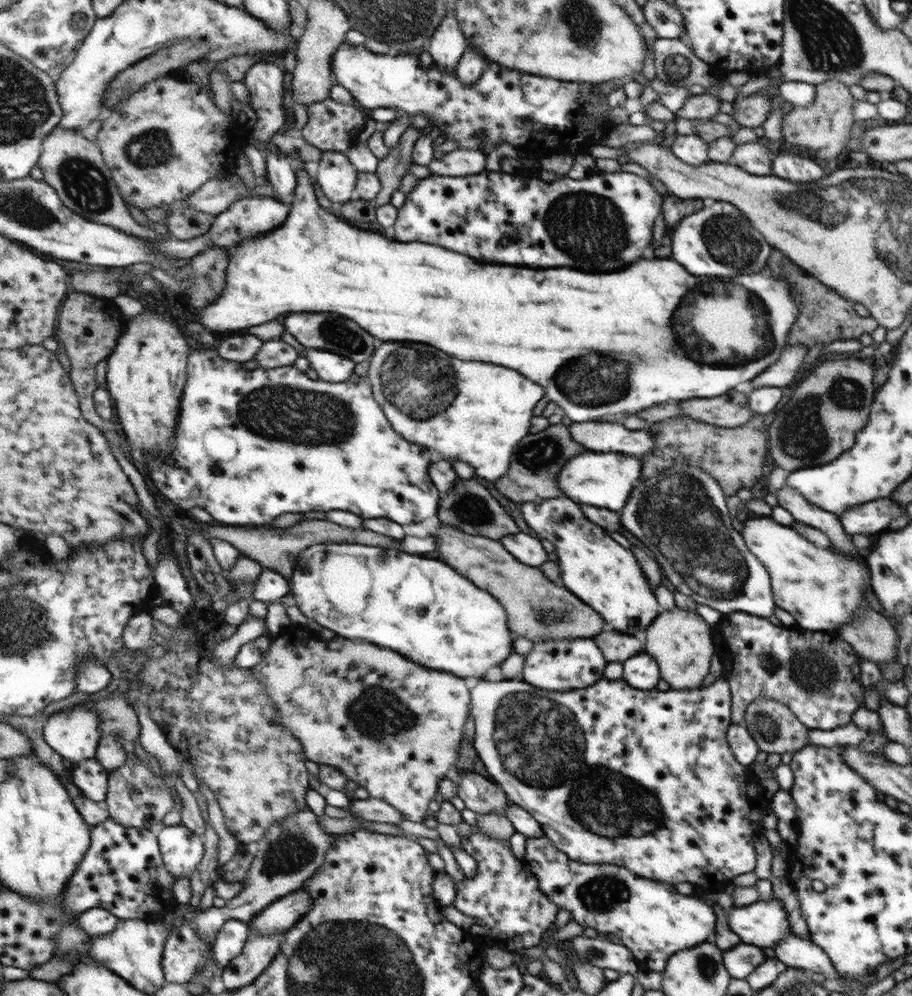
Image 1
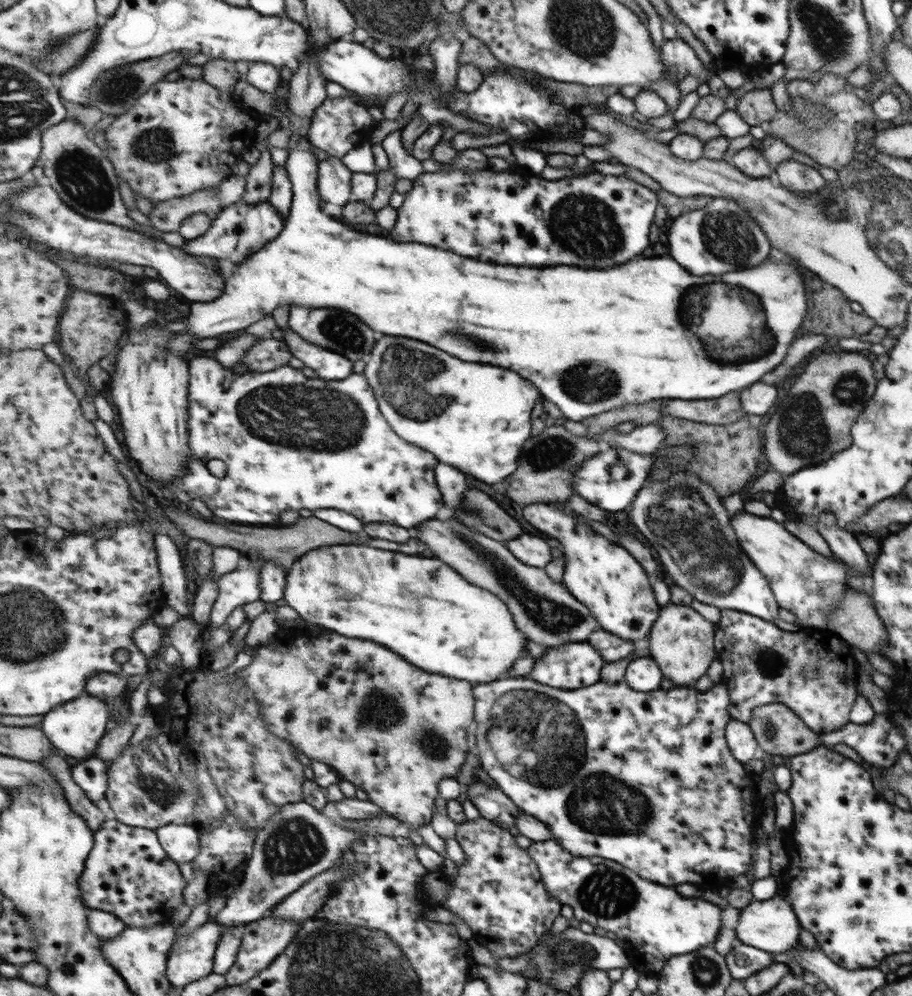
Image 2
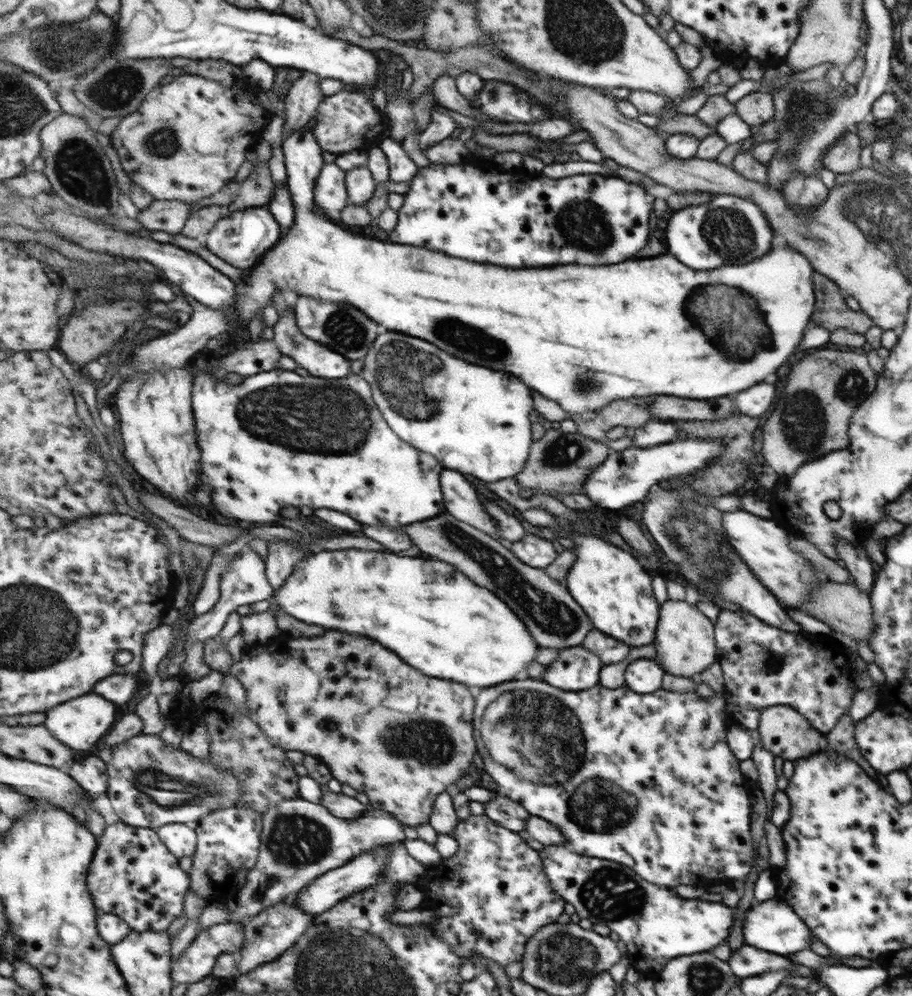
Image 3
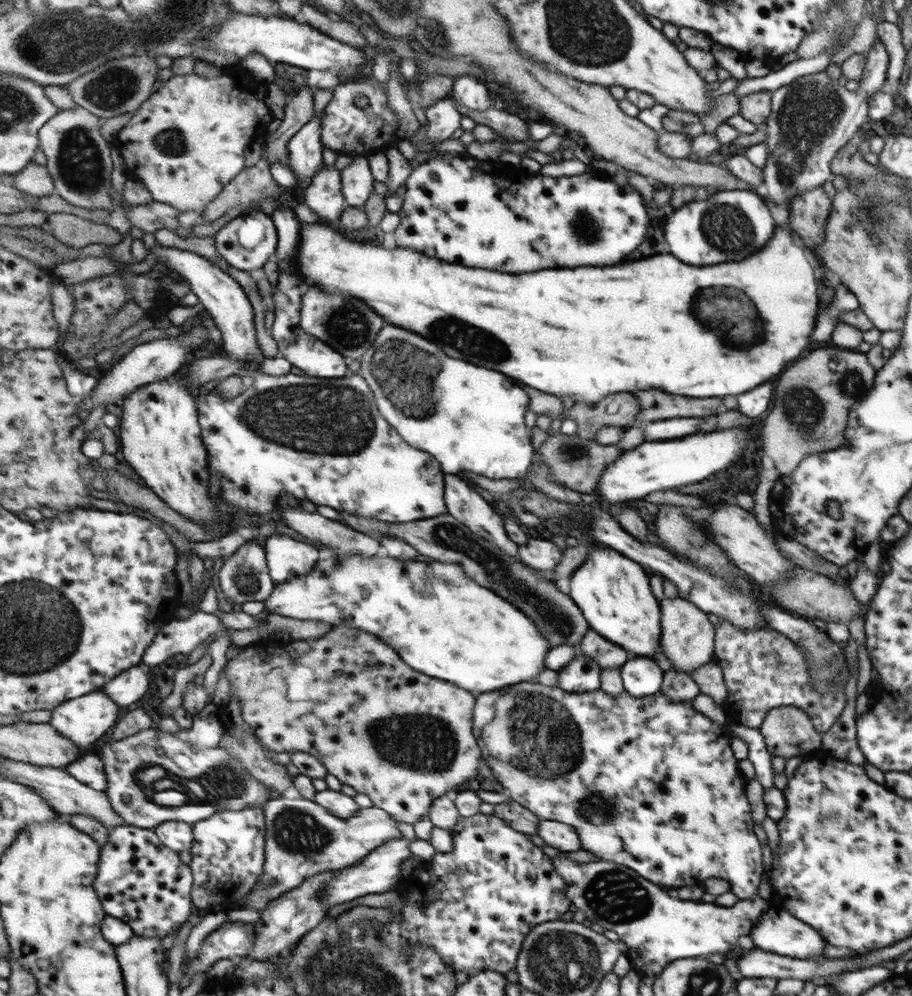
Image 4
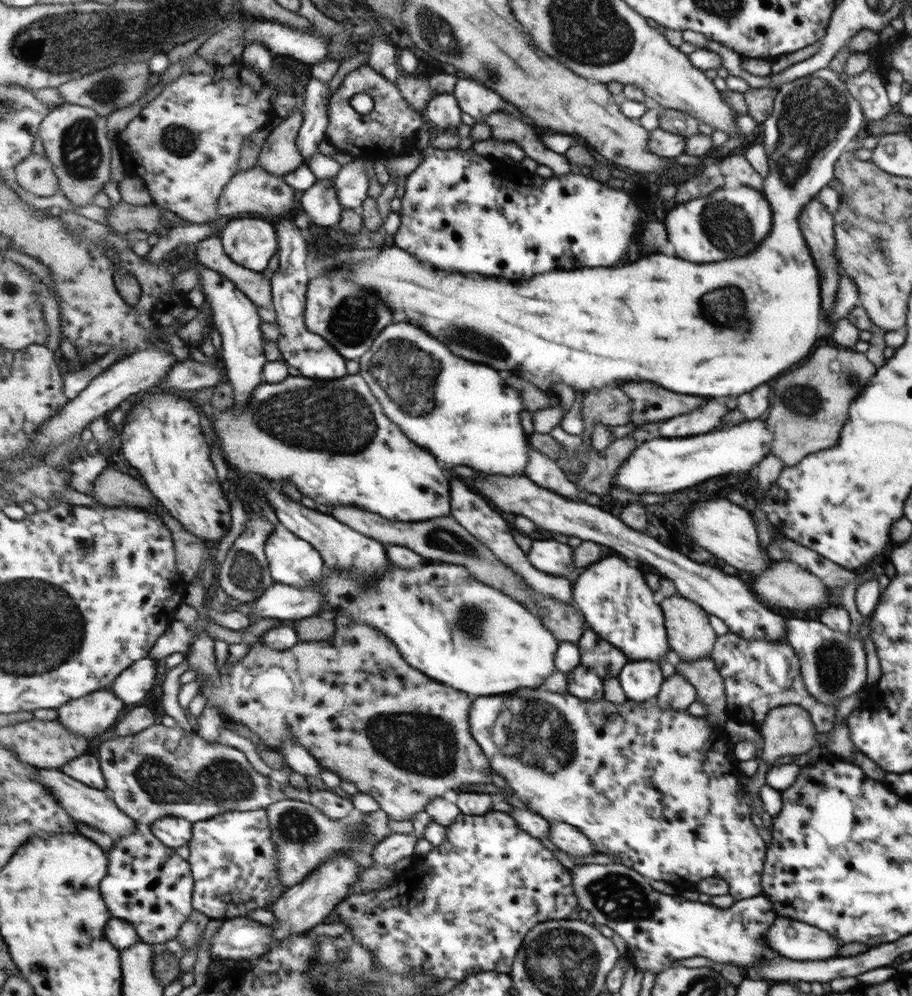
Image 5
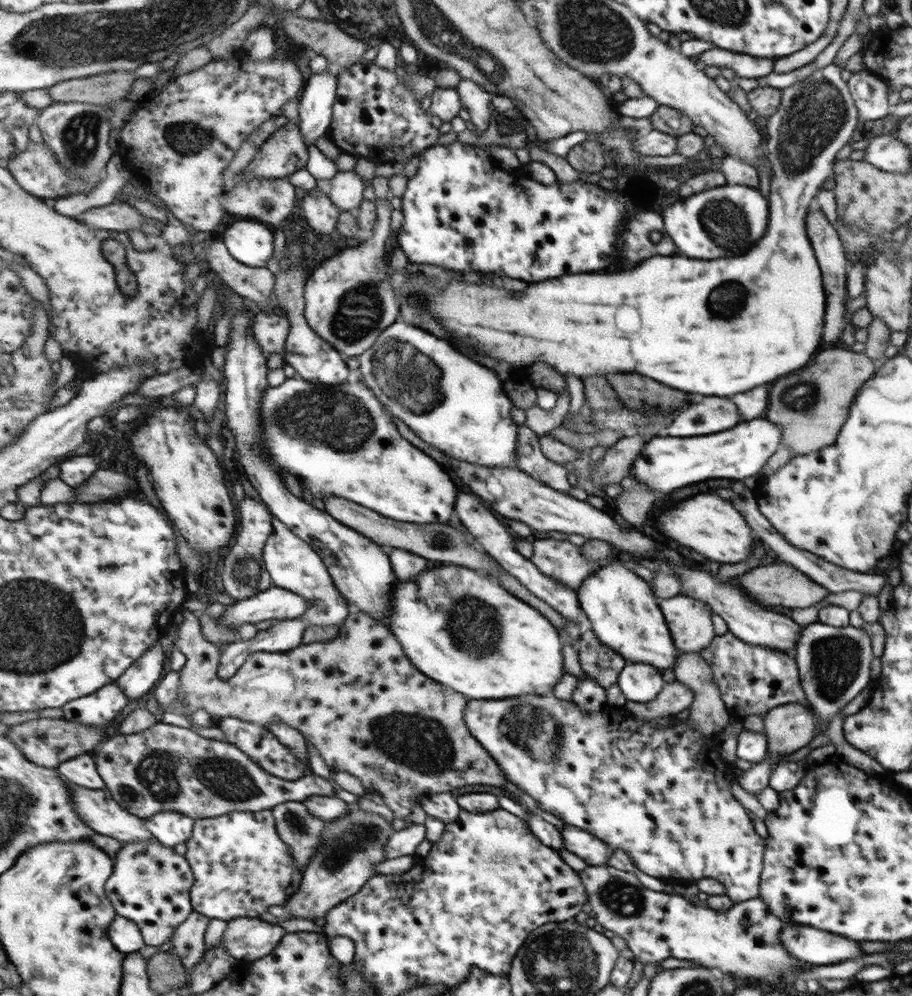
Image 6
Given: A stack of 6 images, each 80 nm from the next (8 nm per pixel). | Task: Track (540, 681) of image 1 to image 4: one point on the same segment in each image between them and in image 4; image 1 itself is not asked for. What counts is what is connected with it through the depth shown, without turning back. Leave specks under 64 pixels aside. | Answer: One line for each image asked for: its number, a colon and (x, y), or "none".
2: (576, 665)
3: (576, 669)
4: (582, 674)

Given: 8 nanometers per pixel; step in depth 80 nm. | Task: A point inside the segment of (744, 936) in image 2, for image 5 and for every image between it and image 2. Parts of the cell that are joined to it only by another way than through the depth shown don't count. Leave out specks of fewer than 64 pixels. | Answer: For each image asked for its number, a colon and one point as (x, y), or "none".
3: (771, 925)
4: (778, 932)
5: (795, 940)

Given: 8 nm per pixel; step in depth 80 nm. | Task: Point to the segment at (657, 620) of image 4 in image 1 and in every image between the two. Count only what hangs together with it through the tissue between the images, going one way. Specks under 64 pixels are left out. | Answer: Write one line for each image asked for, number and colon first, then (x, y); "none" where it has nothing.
1: (598, 571)
2: (605, 578)
3: (613, 590)

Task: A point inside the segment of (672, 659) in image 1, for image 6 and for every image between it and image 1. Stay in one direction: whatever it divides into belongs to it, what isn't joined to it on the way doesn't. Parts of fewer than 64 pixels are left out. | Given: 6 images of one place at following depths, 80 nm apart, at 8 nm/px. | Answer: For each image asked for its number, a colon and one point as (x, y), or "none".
2: (680, 641)
3: (683, 642)
4: (687, 636)
5: (689, 636)
6: (689, 620)

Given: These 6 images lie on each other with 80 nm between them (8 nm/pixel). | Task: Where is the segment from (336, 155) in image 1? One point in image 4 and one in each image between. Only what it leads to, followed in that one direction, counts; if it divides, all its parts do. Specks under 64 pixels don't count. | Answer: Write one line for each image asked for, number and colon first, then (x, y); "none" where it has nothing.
2: (335, 180)
3: (330, 193)
4: (325, 196)

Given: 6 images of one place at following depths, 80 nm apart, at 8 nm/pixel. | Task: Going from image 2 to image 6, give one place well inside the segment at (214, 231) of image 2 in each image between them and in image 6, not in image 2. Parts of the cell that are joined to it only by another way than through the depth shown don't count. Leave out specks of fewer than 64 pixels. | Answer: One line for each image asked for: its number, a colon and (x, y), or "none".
3: (241, 238)
4: (248, 242)
5: (252, 241)
6: (253, 244)

